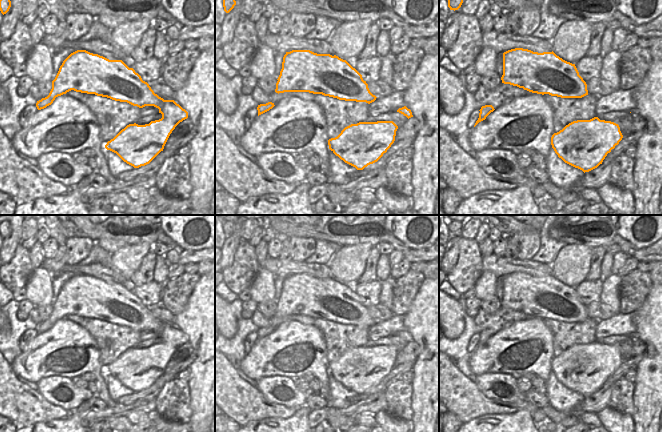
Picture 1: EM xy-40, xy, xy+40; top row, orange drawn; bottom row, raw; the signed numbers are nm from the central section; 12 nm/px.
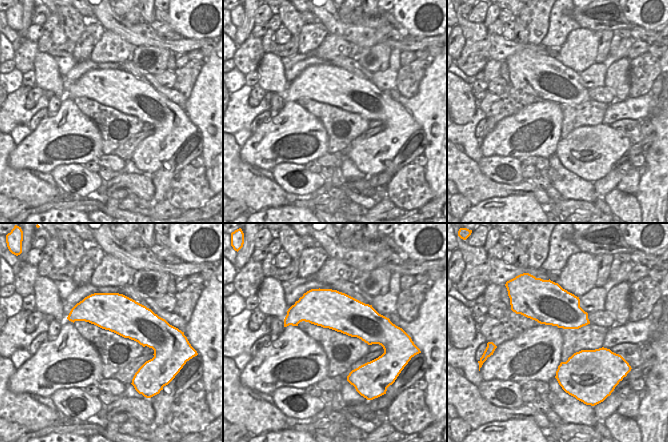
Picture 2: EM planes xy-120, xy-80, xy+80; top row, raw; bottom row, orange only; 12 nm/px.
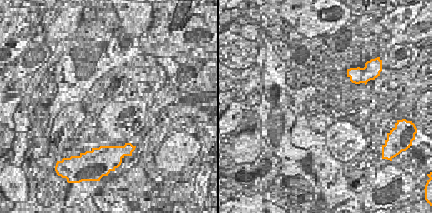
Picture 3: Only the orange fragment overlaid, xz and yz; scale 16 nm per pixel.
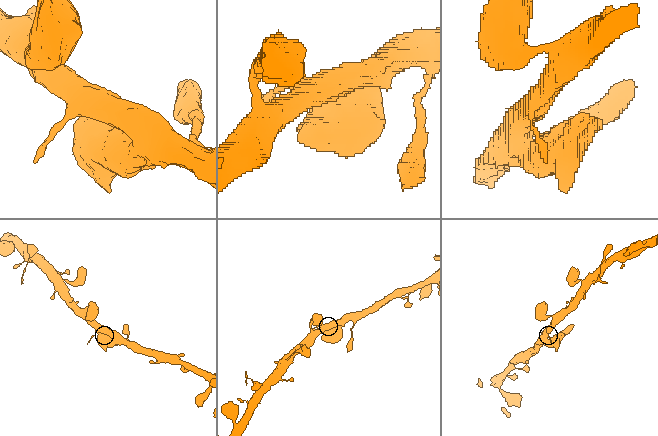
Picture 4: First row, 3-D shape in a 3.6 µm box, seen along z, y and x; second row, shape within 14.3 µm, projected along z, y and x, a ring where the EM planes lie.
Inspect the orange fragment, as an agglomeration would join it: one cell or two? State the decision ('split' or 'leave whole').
leave whole

